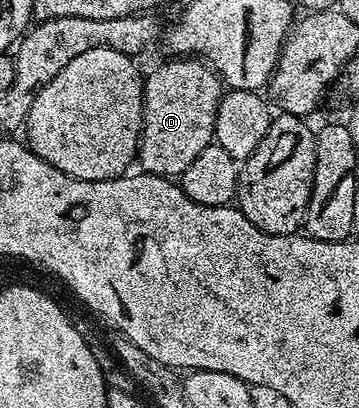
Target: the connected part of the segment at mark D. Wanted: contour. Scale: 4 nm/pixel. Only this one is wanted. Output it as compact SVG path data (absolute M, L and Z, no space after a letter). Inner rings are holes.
M169 58L166 64L161 64L150 76L143 80L145 101L143 114L145 121L141 124L141 140L137 144L136 163L140 171L149 172L153 176L168 176L179 178L203 154L208 144L214 143L215 118L217 107L223 95L223 81L204 60L200 58Z

